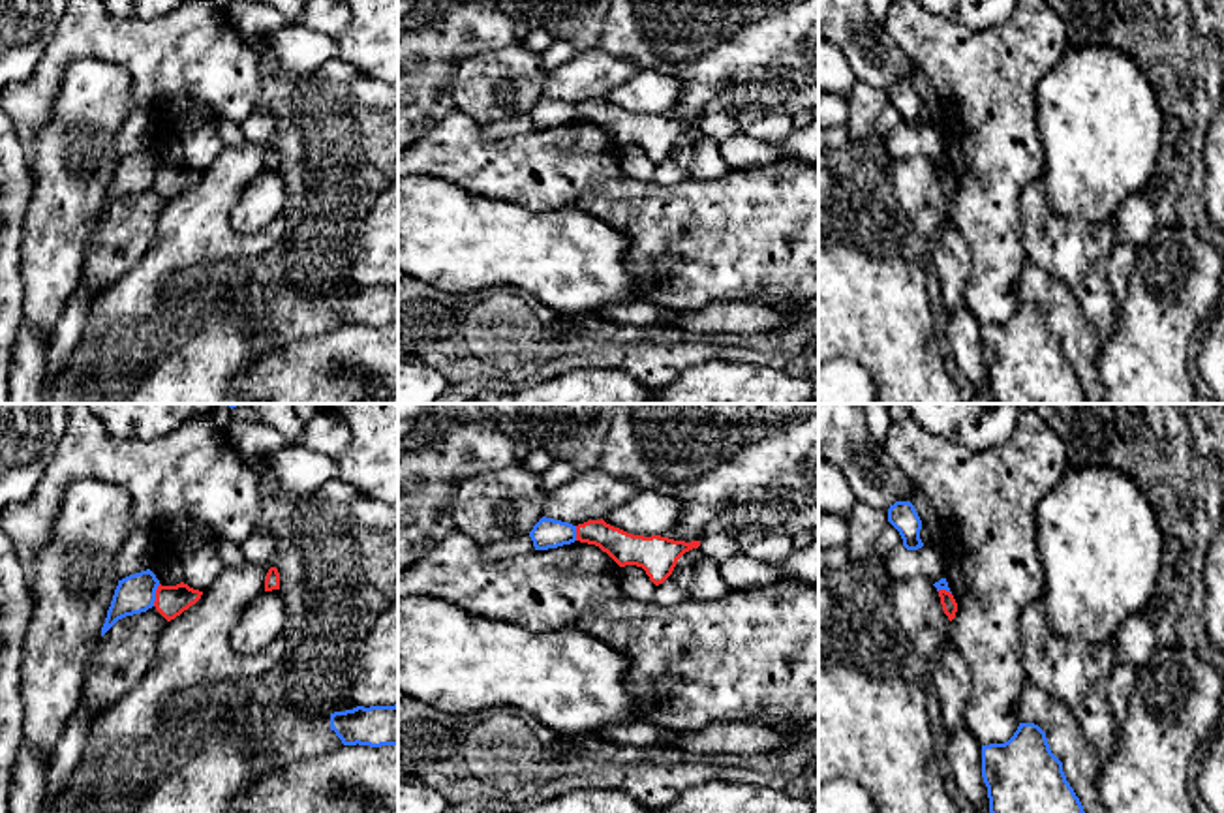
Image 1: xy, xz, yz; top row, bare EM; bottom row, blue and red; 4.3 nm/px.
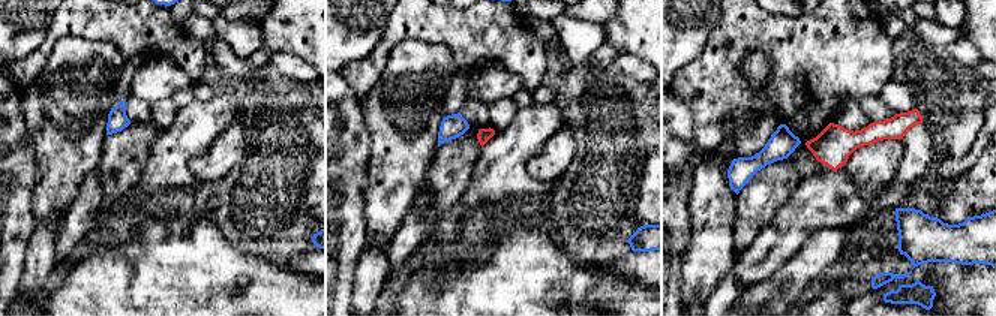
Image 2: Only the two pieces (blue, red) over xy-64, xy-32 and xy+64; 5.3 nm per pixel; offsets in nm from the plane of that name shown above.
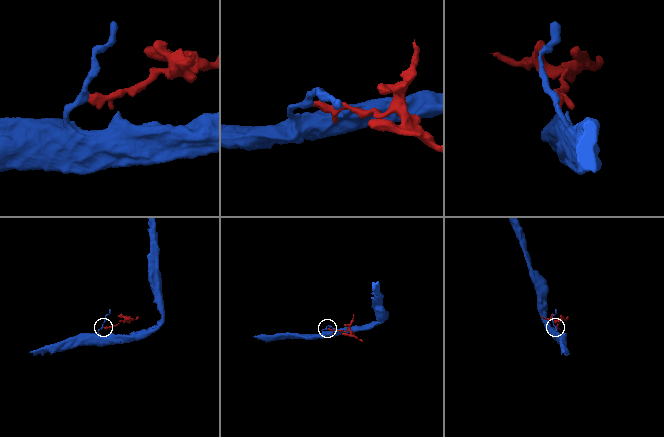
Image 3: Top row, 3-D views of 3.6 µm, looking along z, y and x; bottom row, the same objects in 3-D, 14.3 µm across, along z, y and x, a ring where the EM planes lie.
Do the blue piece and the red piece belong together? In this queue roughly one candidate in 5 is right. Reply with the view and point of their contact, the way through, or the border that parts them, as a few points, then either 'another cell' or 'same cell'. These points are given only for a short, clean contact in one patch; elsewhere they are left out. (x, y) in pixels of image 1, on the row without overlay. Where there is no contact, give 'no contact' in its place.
xy (154, 175) | along xy (160, 164), (152, 184) | another cell

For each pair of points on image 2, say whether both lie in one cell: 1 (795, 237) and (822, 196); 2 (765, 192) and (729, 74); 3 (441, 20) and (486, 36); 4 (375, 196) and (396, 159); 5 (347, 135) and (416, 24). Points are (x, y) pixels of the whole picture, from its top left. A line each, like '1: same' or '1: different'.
1: same
2: different
3: same
4: same
5: different

